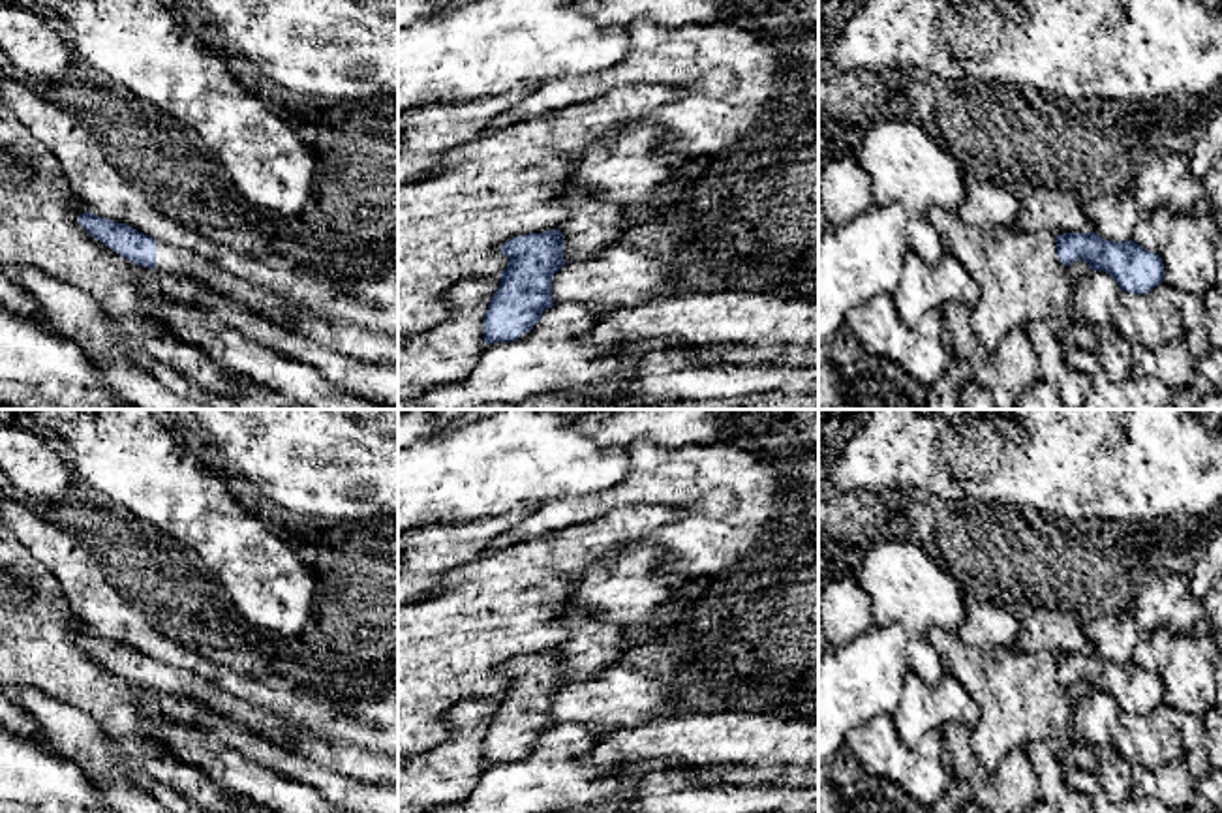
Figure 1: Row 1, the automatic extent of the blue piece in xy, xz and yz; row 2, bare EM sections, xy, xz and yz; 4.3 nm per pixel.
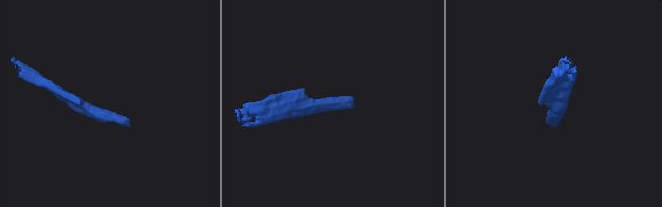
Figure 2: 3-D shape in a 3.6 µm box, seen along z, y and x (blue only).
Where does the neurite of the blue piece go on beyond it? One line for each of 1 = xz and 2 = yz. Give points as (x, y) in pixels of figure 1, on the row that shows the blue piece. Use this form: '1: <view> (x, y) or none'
1: none
2: none

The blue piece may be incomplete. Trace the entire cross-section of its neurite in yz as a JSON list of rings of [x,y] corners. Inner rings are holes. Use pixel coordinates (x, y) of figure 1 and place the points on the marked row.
[[[1064,233],[1057,237],[1057,255],[1064,267],[1087,261],[1092,270],[1107,272],[1126,293],[1149,293],[1164,282],[1164,263],[1158,253],[1136,240],[1106,240],[1092,233]]]

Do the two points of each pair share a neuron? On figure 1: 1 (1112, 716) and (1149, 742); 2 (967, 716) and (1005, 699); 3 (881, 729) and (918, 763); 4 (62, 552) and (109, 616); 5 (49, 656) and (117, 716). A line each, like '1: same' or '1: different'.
1: same
2: different
3: same
4: same
5: same

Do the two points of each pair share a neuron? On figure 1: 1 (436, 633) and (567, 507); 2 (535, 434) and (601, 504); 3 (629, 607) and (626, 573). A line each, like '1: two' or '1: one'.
1: two
2: two
3: one

